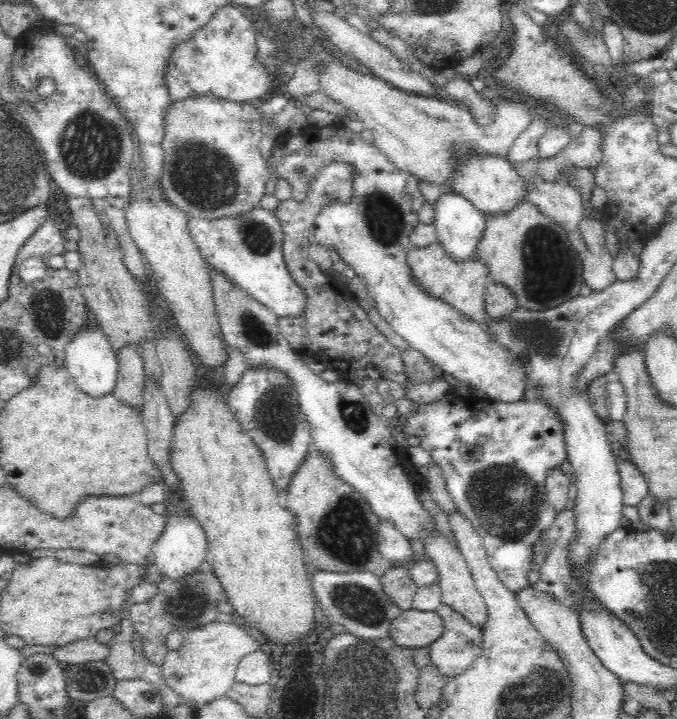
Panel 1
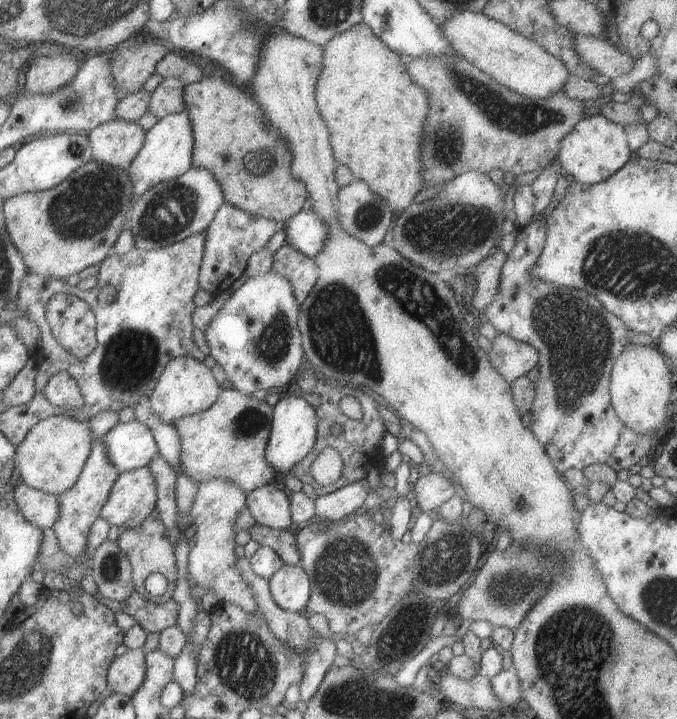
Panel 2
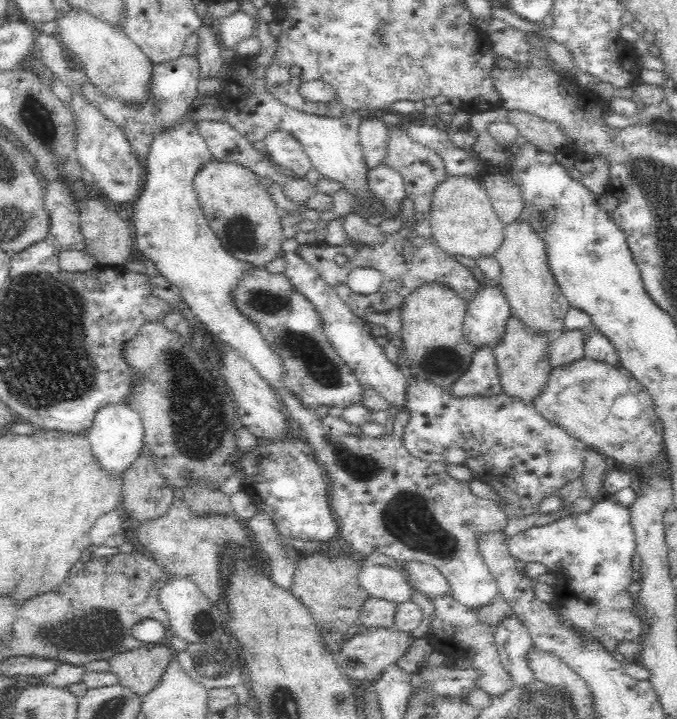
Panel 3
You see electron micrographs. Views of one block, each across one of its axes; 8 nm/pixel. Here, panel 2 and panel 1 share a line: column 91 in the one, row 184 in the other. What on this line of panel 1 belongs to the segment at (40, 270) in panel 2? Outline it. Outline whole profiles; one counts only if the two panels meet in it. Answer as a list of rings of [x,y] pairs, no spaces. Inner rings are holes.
[[[198,98],[173,102],[167,111],[166,140],[164,140],[164,172],[162,187],[168,200],[189,218],[198,220],[232,220],[246,216],[260,208],[270,172],[266,157],[260,150],[262,140],[261,117],[256,105],[236,104],[215,98]]]

